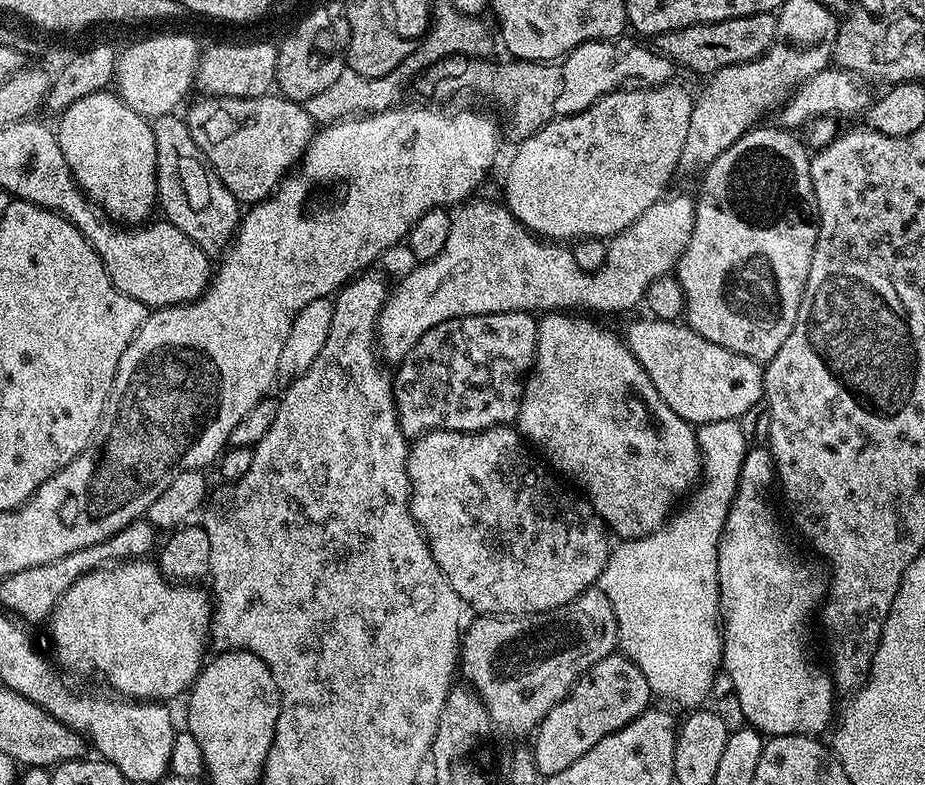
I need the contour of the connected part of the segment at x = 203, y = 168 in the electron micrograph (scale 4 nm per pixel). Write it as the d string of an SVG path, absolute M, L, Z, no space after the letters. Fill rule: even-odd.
M183 115L157 116L151 121L156 151L156 198L163 219L169 220L209 257L216 258L231 244L242 219L241 205L226 190L208 165L204 152L194 142ZM217 255L217 256L216 256Z

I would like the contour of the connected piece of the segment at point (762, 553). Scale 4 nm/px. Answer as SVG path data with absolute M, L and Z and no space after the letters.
M752 446L746 455L740 467L740 477L736 493L732 499L730 510L726 514L726 522L723 530L720 531L720 545L718 546L718 582L720 583L720 614L719 623L722 625L722 668L730 674L730 682L734 693L734 700L740 703L740 712L745 716L747 723L755 728L757 732L765 737L774 736L816 736L824 732L834 720L834 713L837 711L836 699L838 693L832 683L832 677L829 669L815 662L811 652L808 650L808 623L812 620L812 615L816 612L820 600L825 599L826 584L820 581L819 574L812 564L807 564L804 560L799 560L792 553L790 545L784 541L784 532L780 529L780 524L776 521L776 512L772 509L772 504L768 501L768 491L774 488L774 469L772 466L772 454L764 446Z

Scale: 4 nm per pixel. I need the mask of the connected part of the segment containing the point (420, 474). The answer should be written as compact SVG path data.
M497 426L488 428L485 432L451 432L450 430L428 432L425 436L411 441L408 450L408 481L412 484L410 501L412 516L418 527L424 531L424 536L434 554L434 560L438 562L442 574L446 574L450 586L454 586L458 598L464 601L471 611L473 608L473 613L476 614L505 618L537 616L540 612L549 612L558 606L566 606L566 602L578 598L587 588L593 587L599 581L610 555L609 529L606 527L604 519L592 508L592 503L575 491L567 492L559 484L559 482L561 483L559 479L552 480L553 473L539 459L536 461L528 457L527 451L529 452L529 449L526 447L525 441L519 431L512 426Z

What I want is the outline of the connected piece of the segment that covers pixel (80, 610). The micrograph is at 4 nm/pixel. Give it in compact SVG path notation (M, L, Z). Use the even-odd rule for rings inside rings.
M141 558L113 562L75 580L60 595L60 601L52 607L52 615L46 621L48 636L52 639L50 656L65 673L105 680L113 688L111 691L121 697L172 702L175 696L183 697L191 689L206 663L204 643L207 645L210 640L214 604L205 589L204 593L200 586L188 582L170 583L160 571L159 563L150 561Z

